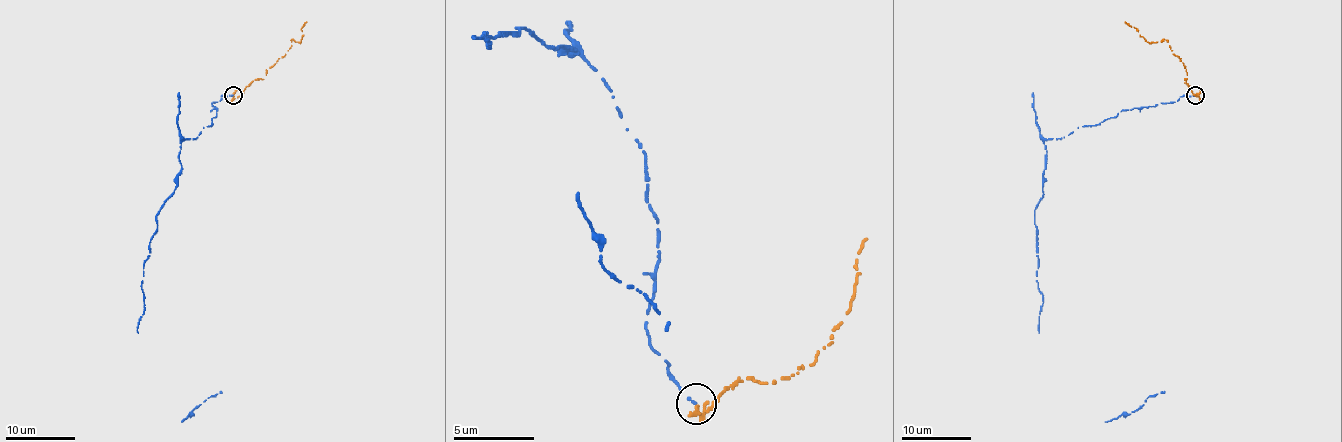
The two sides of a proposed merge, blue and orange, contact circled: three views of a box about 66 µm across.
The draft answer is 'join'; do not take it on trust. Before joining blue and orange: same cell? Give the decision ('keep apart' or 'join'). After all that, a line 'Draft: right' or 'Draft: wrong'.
keep apart
Draft: wrong

